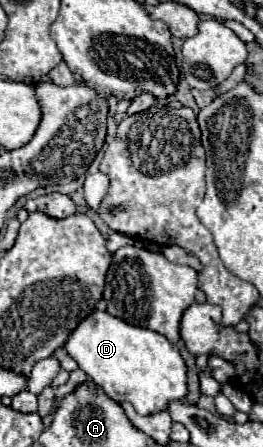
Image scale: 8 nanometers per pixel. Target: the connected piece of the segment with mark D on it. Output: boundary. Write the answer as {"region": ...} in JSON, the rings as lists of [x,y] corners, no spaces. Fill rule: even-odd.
{"region":[[[90,312],[70,334],[64,350],[78,362],[88,378],[98,384],[112,400],[132,402],[136,412],[146,416],[166,410],[170,400],[180,400],[188,394],[186,364],[174,344],[162,334],[132,326],[108,312]]]}

